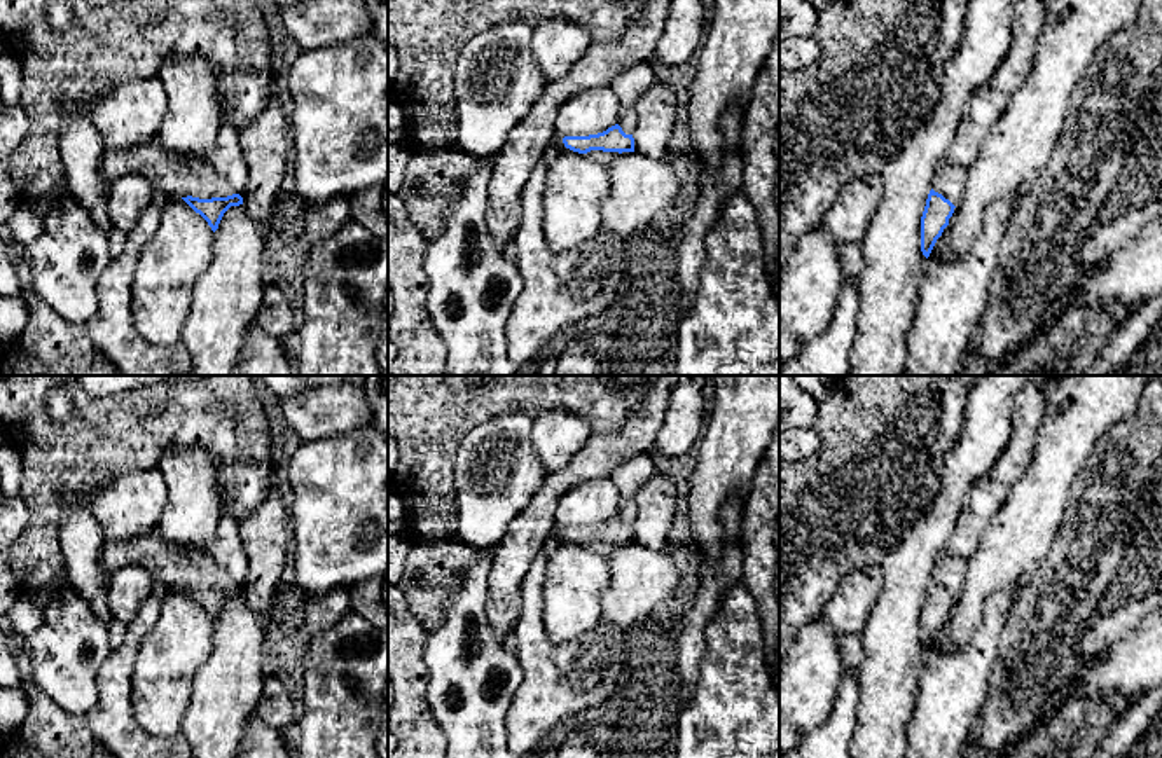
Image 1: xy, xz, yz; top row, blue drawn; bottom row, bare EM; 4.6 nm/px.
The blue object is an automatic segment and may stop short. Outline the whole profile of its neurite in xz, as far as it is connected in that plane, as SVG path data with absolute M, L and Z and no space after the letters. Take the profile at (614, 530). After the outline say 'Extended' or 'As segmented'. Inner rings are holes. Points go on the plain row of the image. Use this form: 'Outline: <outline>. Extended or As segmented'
Outline: M619 515L589 527L564 527L559 541L573 541L587 550L610 559L622 543L634 543L633 526L626 526Z. Extended

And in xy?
Outline: M157 527L129 540L107 540L101 561L110 573L128 564L142 566L169 590L182 589L213 624L231 597L243 596L243 589L208 552L168 543Z. Extended

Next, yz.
Outline: M940 557L933 580L928 585L926 597L921 608L921 643L928 650L937 631L949 617L949 610L958 597L966 576L966 559Z. Extended

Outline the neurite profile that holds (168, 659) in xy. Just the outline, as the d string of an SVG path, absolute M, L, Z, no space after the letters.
M182 589L161 601L154 631L143 639L133 672L138 725L161 739L182 734L192 681L213 648L215 624Z

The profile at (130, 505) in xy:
M157 468L131 472L101 484L89 505L107 540L129 540L157 527L168 487Z

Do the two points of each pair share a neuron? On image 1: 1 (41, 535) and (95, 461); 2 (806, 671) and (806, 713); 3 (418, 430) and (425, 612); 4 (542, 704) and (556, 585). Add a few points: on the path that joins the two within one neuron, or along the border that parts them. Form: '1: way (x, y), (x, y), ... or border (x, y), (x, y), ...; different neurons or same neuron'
1: way (44, 514), (44, 498), (74, 468); same neuron
2: way (806, 682), (806, 702); same neuron
3: border (413, 542), (439, 544); different neurons
4: border (542, 598), (544, 633), (553, 641), (589, 633); different neurons

